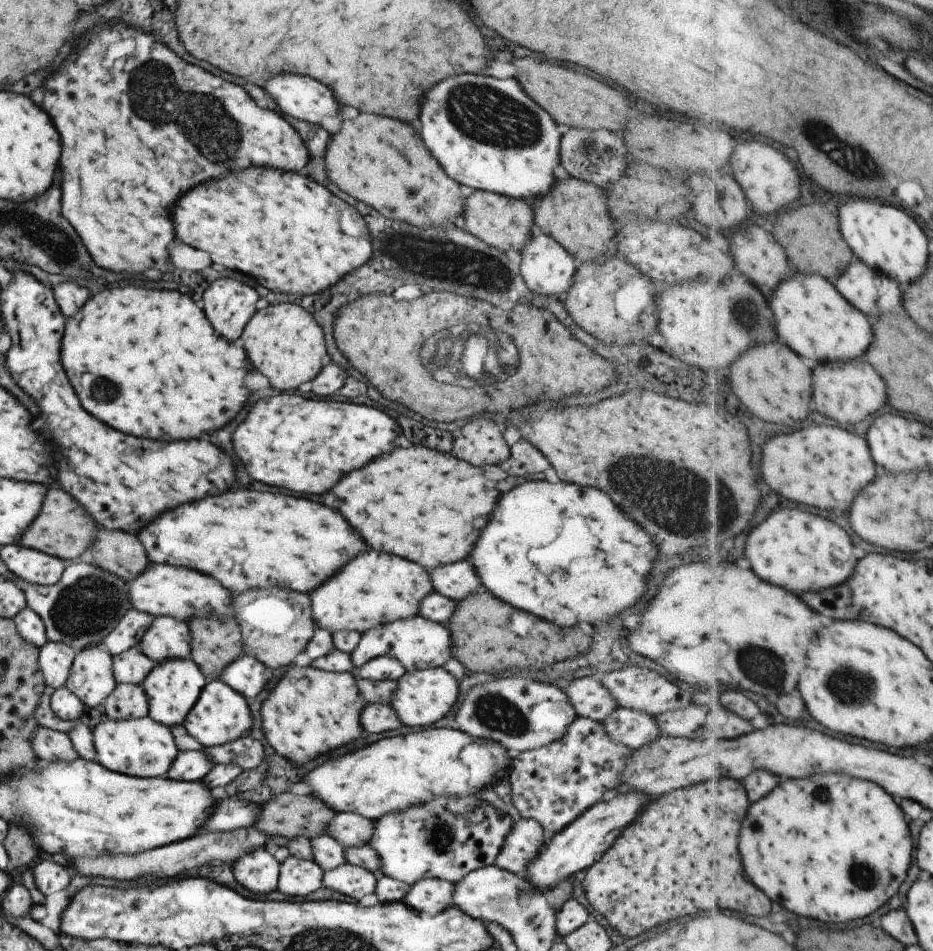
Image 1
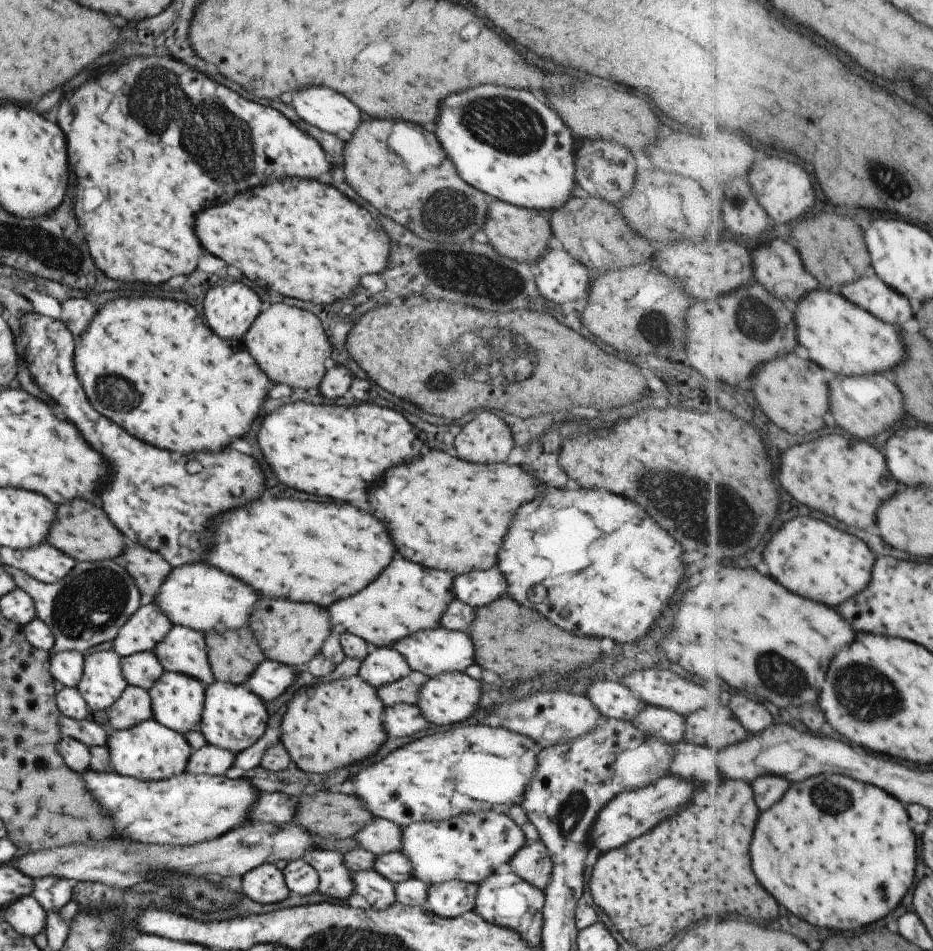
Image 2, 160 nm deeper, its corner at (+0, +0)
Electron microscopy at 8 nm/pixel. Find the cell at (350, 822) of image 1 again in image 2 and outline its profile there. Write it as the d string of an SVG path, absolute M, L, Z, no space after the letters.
M375 817L352 838L357 841L359 848L368 850L378 857L391 851L399 852L402 845L401 828L402 826L394 822Z

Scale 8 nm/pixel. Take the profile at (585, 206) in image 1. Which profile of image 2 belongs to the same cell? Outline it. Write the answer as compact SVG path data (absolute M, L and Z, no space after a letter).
M595 197L587 200L581 198L567 200L552 210L549 222L552 236L561 242L567 254L588 269L590 276L595 273L605 274L633 264L643 264L653 258L653 246L645 242L639 234L633 234L619 206L606 200Z

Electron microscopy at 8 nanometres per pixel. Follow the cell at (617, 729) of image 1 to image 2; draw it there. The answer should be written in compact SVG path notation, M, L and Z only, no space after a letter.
M647 705L631 722L636 729L668 743L674 744L684 738L684 718L671 709Z

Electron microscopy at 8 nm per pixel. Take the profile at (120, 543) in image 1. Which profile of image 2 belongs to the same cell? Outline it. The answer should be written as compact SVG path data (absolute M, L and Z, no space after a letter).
M125 547L122 554L115 558L129 573L139 591L142 603L153 603L161 583L173 568L159 553L145 547Z

